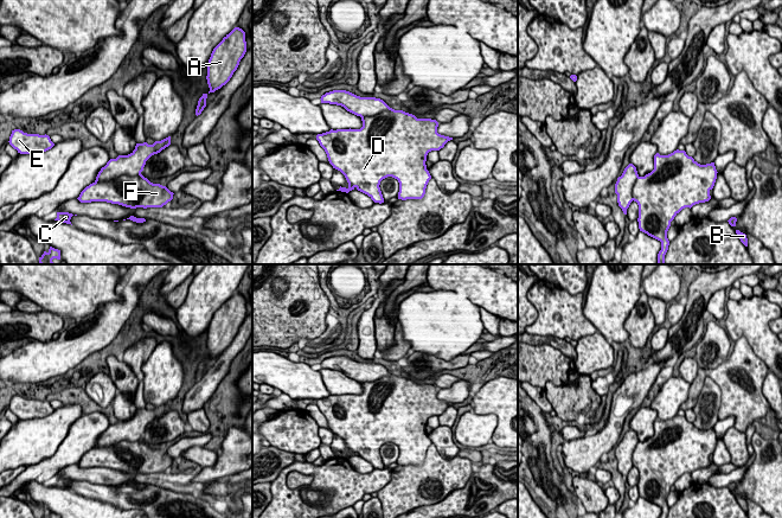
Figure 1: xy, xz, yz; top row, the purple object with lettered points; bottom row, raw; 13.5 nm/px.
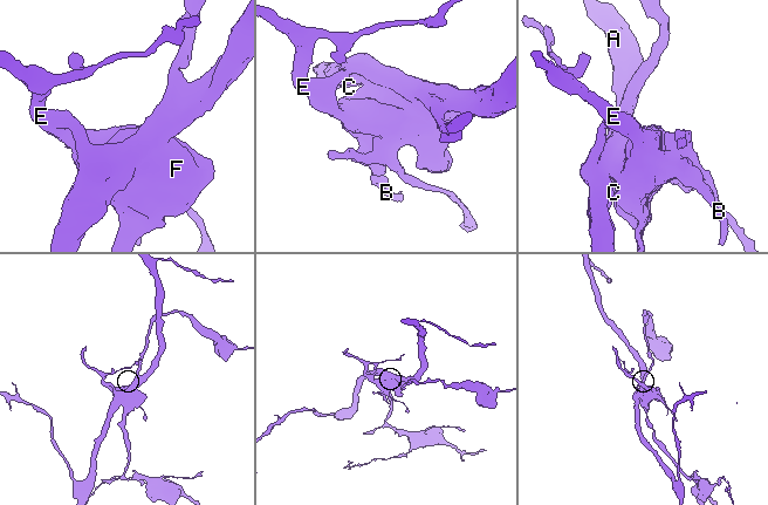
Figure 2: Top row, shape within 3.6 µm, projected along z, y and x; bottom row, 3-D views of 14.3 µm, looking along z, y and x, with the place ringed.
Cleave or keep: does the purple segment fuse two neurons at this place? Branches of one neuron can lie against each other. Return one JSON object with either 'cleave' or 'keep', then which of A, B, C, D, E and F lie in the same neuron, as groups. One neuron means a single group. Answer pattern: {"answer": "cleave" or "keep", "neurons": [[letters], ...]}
{"answer": "keep", "neurons": [["A", "B", "C", "D", "E", "F"]]}

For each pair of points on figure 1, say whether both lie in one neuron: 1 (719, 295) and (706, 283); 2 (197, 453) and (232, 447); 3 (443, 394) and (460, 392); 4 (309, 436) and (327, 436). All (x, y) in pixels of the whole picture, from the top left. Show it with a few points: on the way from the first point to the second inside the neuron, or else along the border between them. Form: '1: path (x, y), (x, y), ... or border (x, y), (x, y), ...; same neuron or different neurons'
1: border (724, 288), (719, 288), (711, 296), (705, 308); different neurons
2: border (217, 452), (217, 461), (212, 466), (203, 468); different neurons
3: path (447, 394), (456, 394); same neuron
4: border (318, 427), (321, 443); different neurons

